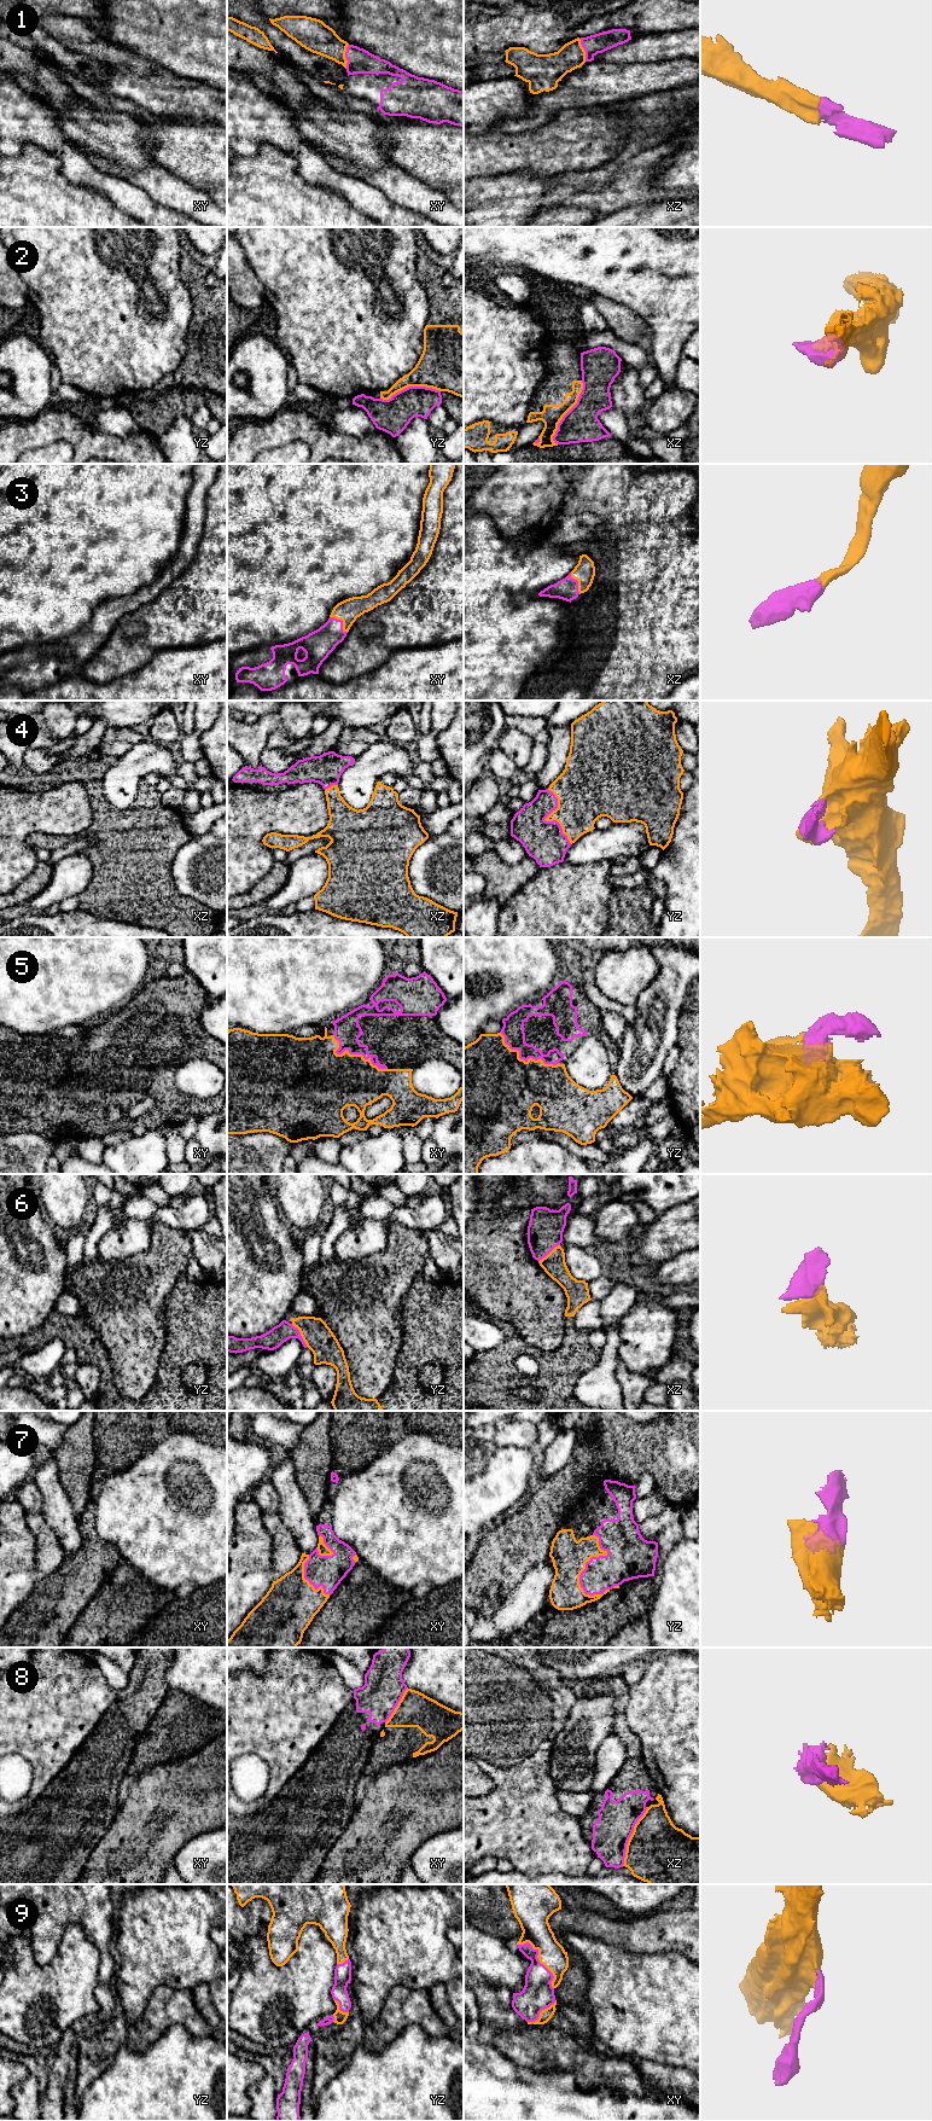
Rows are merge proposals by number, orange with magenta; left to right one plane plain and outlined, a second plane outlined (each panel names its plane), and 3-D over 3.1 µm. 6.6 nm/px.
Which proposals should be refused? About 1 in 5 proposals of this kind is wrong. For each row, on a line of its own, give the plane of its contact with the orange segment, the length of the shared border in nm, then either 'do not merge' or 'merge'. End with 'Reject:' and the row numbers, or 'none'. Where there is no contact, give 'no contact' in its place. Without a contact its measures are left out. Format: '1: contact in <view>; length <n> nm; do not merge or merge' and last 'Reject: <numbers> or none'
1: contact in xy; length 170 nm; merge
2: contact in xz; length 460 nm; do not merge
3: contact in xy; length 160 nm; merge
4: contact in yz; length 400 nm; merge
5: contact in xy; length 420 nm; merge
6: contact in yz; length 190 nm; merge
7: contact in yz; length 420 nm; merge
8: contact in xz; length 420 nm; do not merge
9: contact in xy; length 380 nm; merge
Reject: 2, 8

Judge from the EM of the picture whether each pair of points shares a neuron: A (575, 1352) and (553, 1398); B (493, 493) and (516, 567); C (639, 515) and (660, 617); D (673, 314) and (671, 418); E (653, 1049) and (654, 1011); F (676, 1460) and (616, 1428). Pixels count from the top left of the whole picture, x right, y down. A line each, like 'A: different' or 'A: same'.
A: same
B: different
C: same
D: different
E: same
F: same

